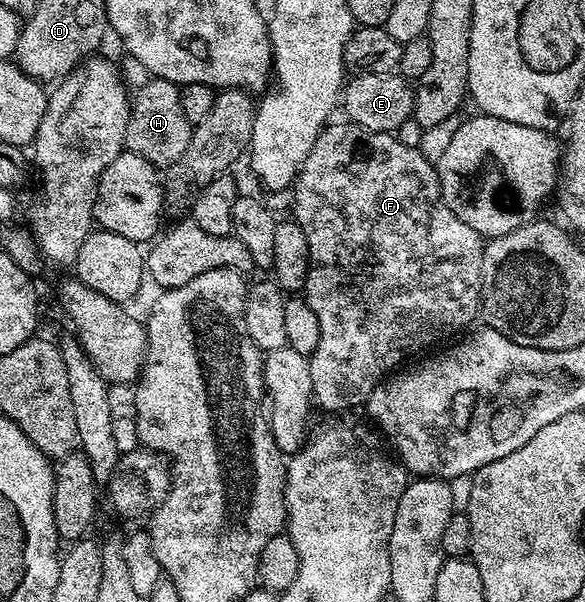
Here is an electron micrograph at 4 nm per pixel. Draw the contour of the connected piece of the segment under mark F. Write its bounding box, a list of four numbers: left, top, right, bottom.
[291,120,485,410]

